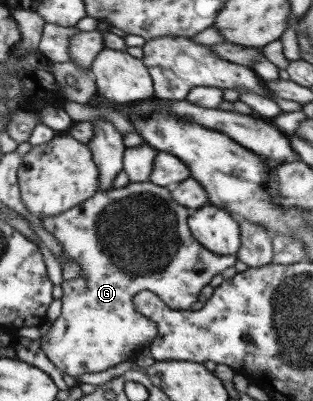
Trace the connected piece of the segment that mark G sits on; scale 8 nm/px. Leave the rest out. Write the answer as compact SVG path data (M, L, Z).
M147 181L129 182L121 188L111 188L103 191L97 190L89 199L82 201L79 205L58 213L56 216L47 216L40 219L45 231L53 235L60 245L61 253L58 255L60 266L63 266L65 262L75 262L75 264L81 267L79 277L75 277L75 279L71 280L63 280L60 284L62 290L60 315L50 322L47 334L39 339L41 351L60 372L78 379L79 375L83 375L83 373L105 371L108 367L113 367L113 365L117 365L117 363L123 363L123 361L132 359L143 345L151 343L151 340L153 340L156 335L156 326L153 321L144 319L142 315L133 308L132 298L137 293L146 290L153 293L164 305L167 305L167 307L171 309L177 311L189 310L191 304L198 301L197 296L204 285L209 284L215 275L221 274L223 270L235 265L235 255L217 255L201 247L200 243L197 243L197 240L190 234L186 222L187 216L186 207L177 205L171 197L169 190Z

